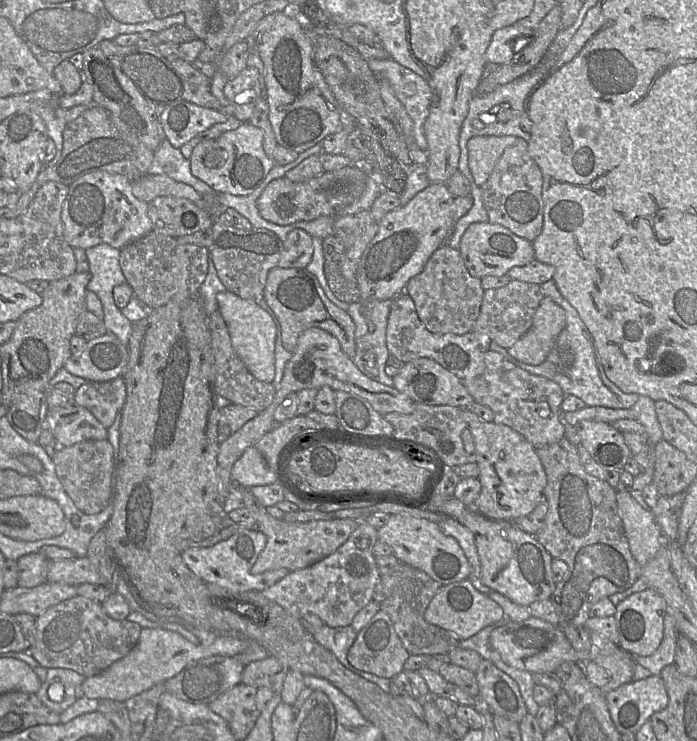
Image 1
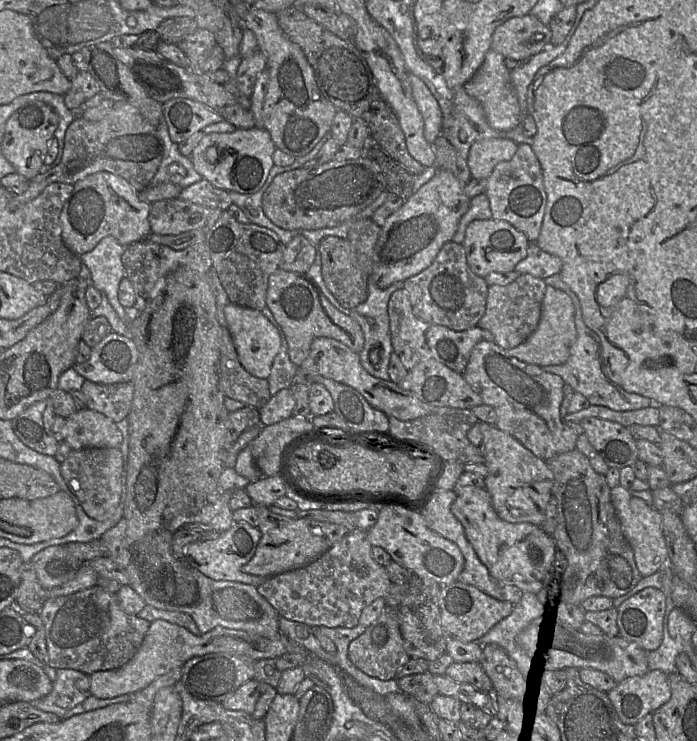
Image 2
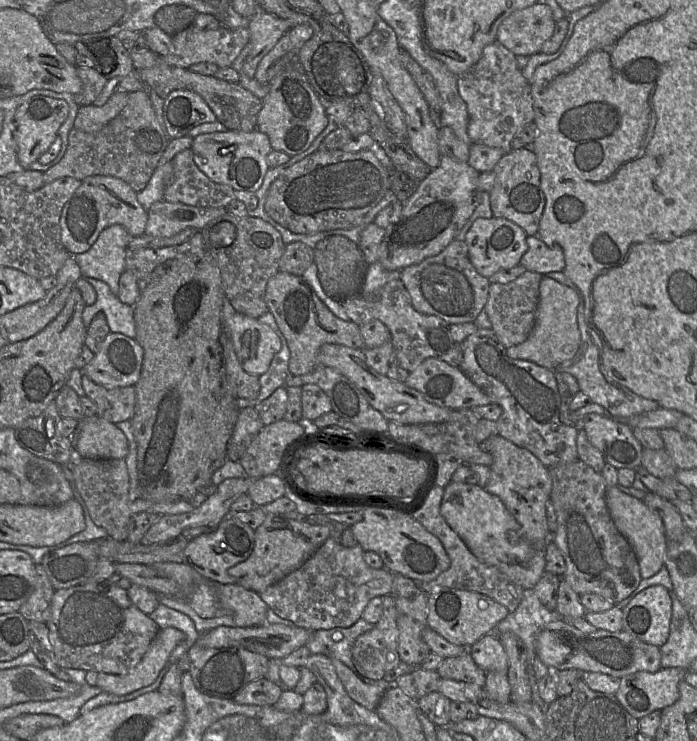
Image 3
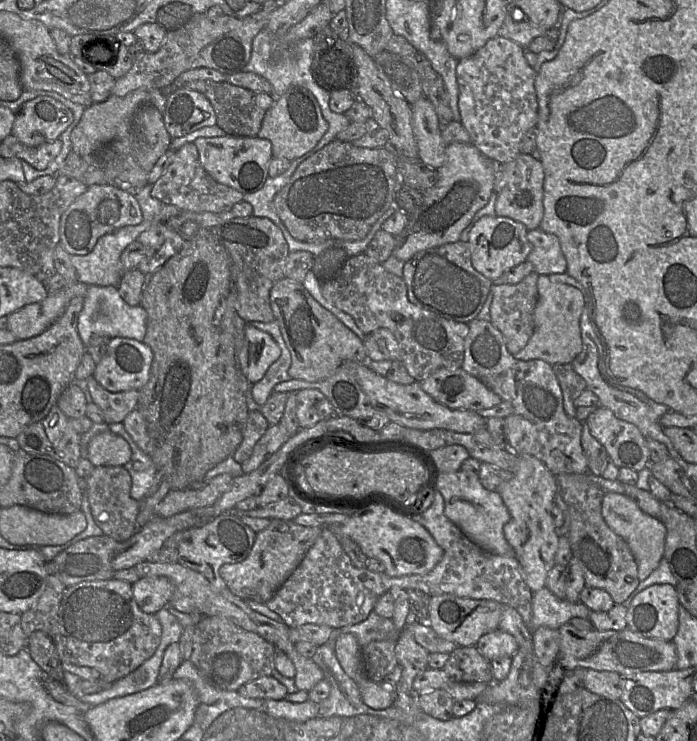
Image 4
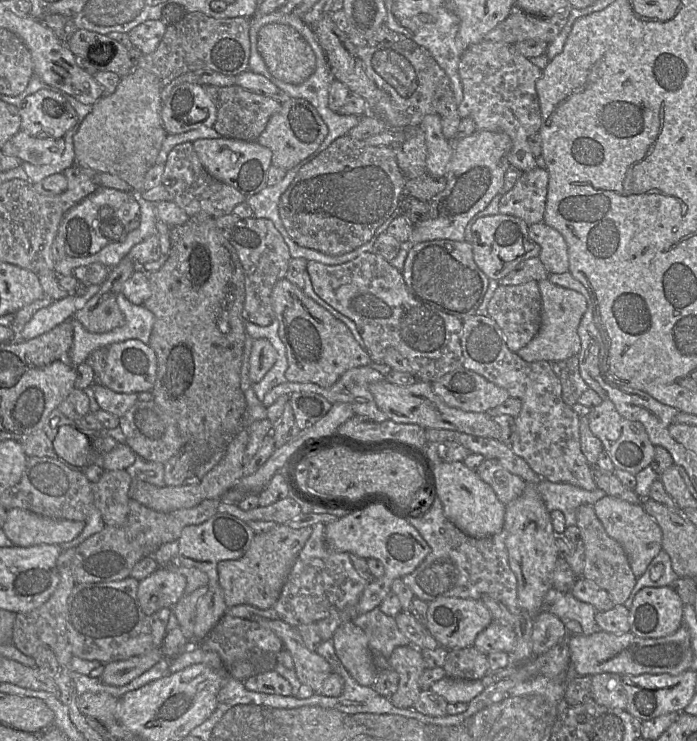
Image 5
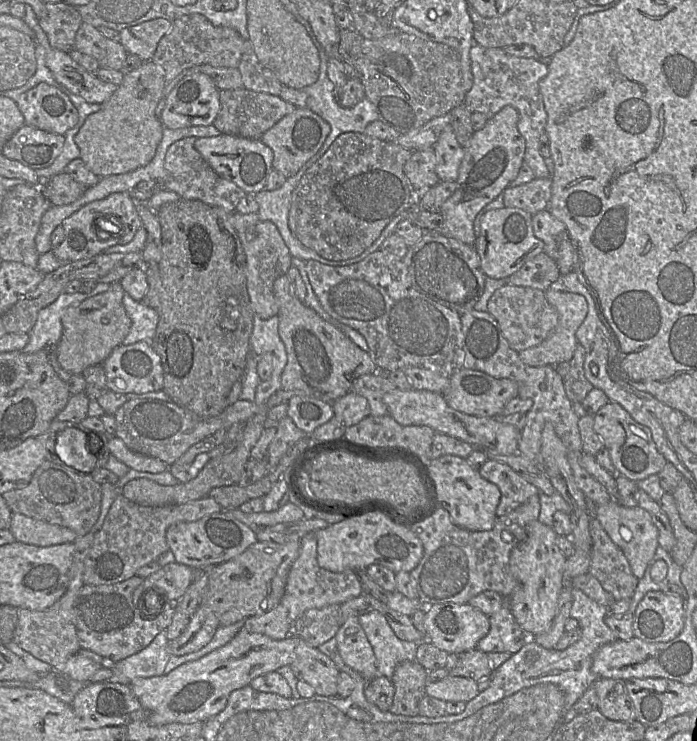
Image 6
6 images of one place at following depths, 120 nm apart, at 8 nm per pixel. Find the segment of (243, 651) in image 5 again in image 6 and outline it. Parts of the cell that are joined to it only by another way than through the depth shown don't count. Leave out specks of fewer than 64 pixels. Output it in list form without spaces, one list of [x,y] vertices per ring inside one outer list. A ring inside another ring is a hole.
[[[278,604],[265,614],[249,617],[242,630],[282,640],[292,633],[293,621],[289,618],[287,608],[283,604]]]

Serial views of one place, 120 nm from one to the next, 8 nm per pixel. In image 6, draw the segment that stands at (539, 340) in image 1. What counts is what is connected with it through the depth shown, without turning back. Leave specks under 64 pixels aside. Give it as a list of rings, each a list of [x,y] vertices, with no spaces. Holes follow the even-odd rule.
[[[548,289],[545,291],[546,299],[558,312],[558,323],[554,332],[539,345],[522,350],[519,353],[520,360],[533,367],[555,366],[569,361],[576,350],[576,331],[584,321],[588,312],[588,304],[584,296],[572,292],[560,292]]]

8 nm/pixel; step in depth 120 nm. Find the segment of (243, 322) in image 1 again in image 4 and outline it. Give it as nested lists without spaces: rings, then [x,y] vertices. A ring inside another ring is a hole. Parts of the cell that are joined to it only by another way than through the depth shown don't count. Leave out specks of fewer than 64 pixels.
[[[246,324],[237,366],[250,383],[260,381],[280,355],[281,350],[270,334]]]

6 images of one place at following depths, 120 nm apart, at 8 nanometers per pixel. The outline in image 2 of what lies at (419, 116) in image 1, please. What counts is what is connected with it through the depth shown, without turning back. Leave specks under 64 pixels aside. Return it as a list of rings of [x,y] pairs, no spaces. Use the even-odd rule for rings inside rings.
[[[411,73],[410,85],[413,100],[424,121],[424,137],[428,143],[432,144],[442,132],[440,106],[422,80]]]

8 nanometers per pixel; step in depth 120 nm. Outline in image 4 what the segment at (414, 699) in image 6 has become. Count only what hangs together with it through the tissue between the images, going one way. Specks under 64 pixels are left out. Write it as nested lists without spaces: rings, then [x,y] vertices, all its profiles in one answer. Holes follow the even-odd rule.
[[[406,626],[401,631],[395,646],[398,665],[402,667],[402,676],[399,681],[400,692],[413,692],[413,681],[428,667],[429,654],[415,641],[410,627]]]

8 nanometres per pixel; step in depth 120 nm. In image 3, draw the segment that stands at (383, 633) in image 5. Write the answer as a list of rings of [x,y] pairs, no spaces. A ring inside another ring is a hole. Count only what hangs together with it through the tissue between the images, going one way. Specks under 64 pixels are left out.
[[[360,618],[354,625],[348,628],[320,629],[311,632],[310,638],[305,645],[311,654],[324,654],[329,658],[336,658],[346,666],[354,670],[366,683],[385,689],[391,687],[386,680],[372,680],[361,676],[352,660],[352,647],[355,640],[363,633],[371,630],[375,624],[371,624]]]

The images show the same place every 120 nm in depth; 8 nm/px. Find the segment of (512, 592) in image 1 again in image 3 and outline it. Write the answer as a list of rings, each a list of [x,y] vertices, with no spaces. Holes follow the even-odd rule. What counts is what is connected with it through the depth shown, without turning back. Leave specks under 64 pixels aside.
[[[451,481],[444,487],[440,513],[449,526],[461,537],[469,550],[481,562],[496,567],[511,581],[525,589],[533,589],[546,572],[545,549],[537,550],[524,538],[515,540],[508,535],[510,531],[519,532],[520,525],[507,510],[501,499],[478,484]]]

